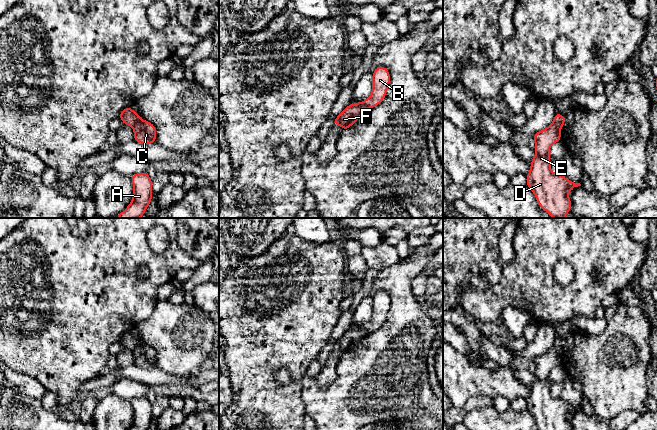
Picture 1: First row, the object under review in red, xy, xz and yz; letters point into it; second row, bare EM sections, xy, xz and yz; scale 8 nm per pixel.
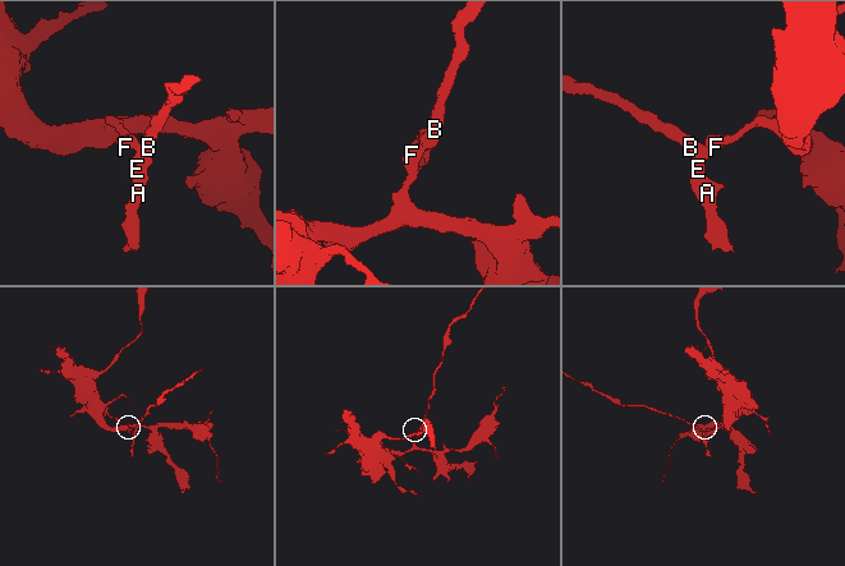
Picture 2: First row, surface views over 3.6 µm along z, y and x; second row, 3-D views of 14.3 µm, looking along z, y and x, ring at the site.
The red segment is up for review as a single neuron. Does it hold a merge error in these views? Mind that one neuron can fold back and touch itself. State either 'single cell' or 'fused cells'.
fused cells

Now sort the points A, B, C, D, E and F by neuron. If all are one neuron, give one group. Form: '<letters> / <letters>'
A B C D E / F

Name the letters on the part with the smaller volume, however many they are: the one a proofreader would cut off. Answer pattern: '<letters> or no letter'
A, B, C, D, E

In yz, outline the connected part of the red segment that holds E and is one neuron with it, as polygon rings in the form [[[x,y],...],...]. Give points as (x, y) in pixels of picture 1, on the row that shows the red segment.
[[[552,123],[532,137],[535,140],[536,155],[531,160],[530,172],[526,175],[527,186],[544,211],[553,218],[565,218],[571,211],[568,192],[581,184],[551,171],[549,149],[553,143],[561,141],[560,129]]]

